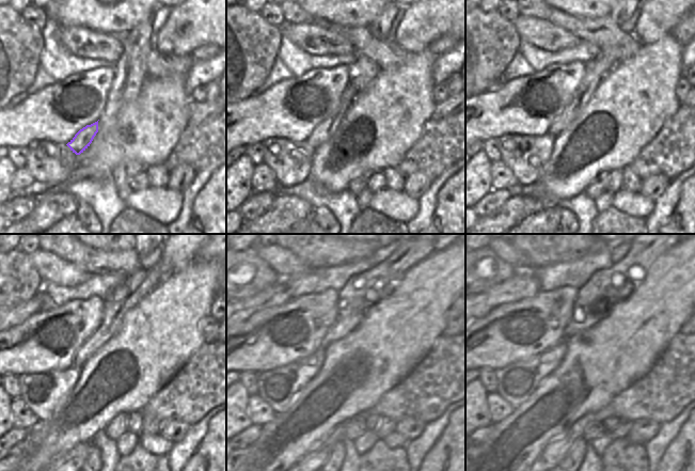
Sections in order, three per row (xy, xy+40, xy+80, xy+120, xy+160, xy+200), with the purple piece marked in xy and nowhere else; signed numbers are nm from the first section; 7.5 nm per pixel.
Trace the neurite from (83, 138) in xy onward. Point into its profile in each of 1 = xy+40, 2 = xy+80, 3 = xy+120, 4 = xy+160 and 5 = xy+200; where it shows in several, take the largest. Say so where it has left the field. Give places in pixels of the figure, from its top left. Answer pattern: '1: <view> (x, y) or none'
1: xy+40 (324, 130)
2: xy+80 (596, 69)
3: xy+120 (117, 304)
4: xy+160 (352, 305)
5: xy+200 (591, 304)

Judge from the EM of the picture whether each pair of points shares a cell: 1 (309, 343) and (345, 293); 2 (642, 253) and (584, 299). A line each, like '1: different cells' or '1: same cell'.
1: different cells
2: same cell

